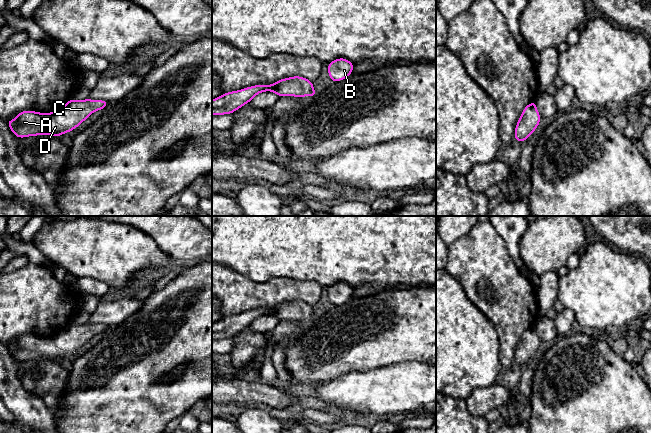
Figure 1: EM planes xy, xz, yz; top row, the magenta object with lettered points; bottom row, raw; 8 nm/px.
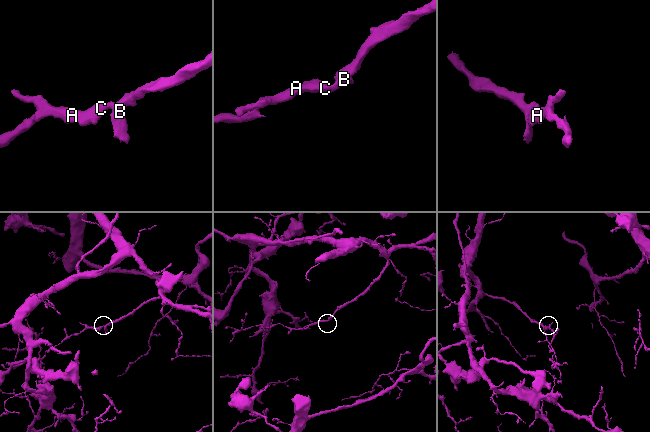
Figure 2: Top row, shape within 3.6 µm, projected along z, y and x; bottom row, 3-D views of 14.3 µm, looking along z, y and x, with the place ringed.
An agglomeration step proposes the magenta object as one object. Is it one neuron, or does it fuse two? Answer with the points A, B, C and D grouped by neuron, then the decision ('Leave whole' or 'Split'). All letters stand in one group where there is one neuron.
Groups: A B C D. Leave whole

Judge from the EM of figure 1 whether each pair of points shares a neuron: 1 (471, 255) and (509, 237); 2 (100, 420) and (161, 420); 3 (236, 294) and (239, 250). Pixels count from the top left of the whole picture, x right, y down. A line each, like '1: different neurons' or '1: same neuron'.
1: different neurons
2: same neuron
3: different neurons

